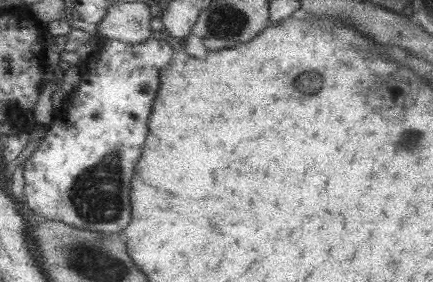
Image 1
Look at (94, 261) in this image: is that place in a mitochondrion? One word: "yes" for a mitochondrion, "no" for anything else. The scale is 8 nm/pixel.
yes

